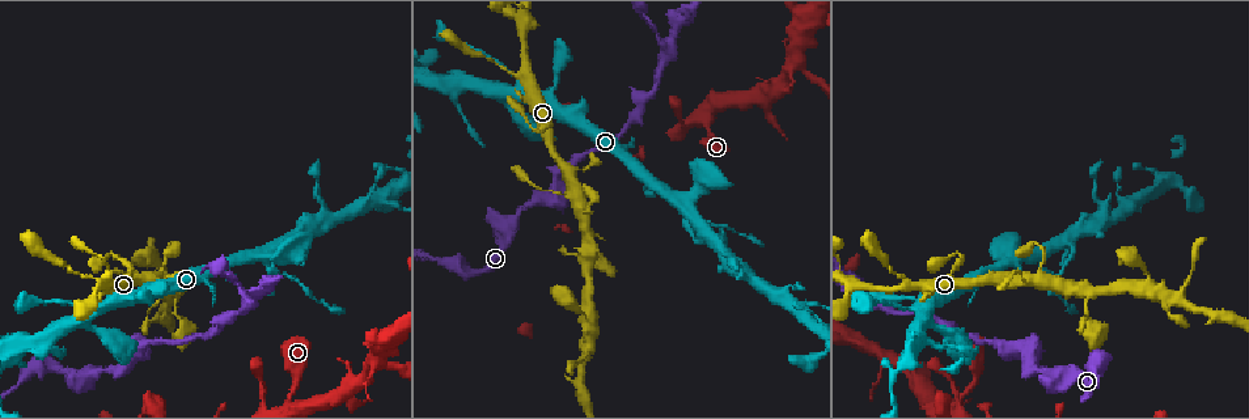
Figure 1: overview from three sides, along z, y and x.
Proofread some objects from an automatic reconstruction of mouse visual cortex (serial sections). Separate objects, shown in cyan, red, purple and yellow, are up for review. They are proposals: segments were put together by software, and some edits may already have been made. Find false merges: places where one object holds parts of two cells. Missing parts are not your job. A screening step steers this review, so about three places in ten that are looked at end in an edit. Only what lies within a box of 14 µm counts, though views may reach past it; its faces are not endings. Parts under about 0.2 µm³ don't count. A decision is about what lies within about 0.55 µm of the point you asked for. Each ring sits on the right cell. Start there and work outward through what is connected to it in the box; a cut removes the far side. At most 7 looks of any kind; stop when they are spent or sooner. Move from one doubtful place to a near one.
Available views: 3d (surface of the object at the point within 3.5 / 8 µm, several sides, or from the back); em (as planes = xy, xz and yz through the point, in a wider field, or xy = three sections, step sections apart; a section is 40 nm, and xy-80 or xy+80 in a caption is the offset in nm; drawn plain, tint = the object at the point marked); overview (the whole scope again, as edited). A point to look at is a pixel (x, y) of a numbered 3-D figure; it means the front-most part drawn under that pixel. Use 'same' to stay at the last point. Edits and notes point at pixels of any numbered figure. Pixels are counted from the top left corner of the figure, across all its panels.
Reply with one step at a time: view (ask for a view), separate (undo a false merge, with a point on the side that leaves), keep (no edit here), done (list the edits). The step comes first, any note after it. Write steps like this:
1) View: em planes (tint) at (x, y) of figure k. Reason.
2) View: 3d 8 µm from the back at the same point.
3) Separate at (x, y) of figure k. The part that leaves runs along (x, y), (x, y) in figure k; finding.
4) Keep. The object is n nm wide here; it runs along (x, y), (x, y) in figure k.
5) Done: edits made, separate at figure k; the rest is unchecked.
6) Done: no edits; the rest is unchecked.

View: 3d 3.5 µm at (501, 228) of figure 1. Abrupt turn.

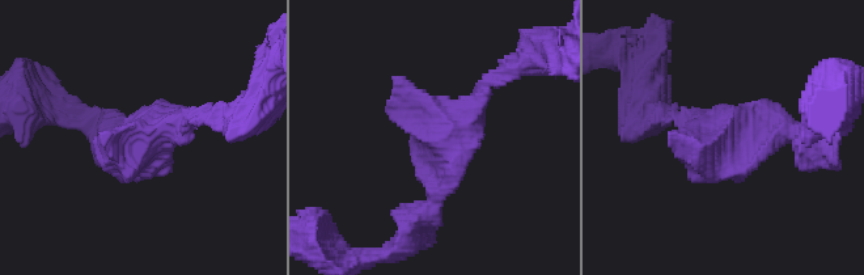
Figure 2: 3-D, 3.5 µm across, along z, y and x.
View: em planes (tint) at (145, 146) of figure 2. Shape alone is not enough.

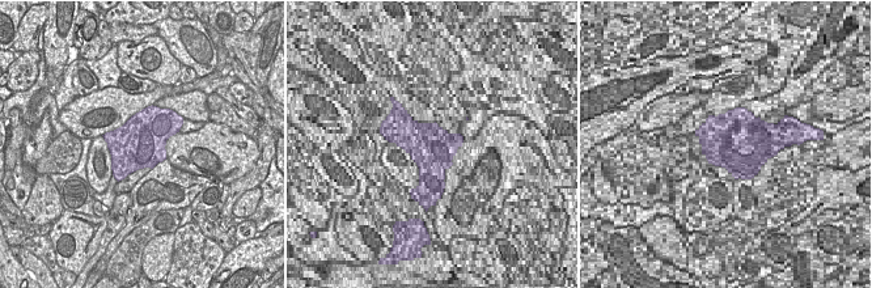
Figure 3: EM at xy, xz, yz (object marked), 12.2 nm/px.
View: em xy step 1 (tint) at the same point.

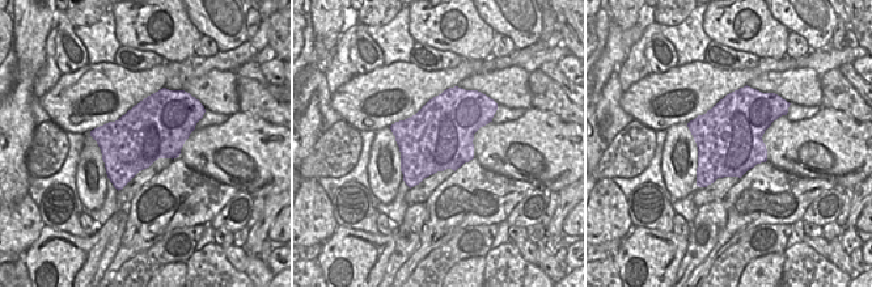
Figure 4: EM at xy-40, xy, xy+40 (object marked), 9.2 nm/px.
Keep. It runs along (427, 215), (439, 127), (491, 81) in figure 2; one cell here.

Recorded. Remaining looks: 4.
View: 3d 8 µm from the back at (529, 81) of figure 1.

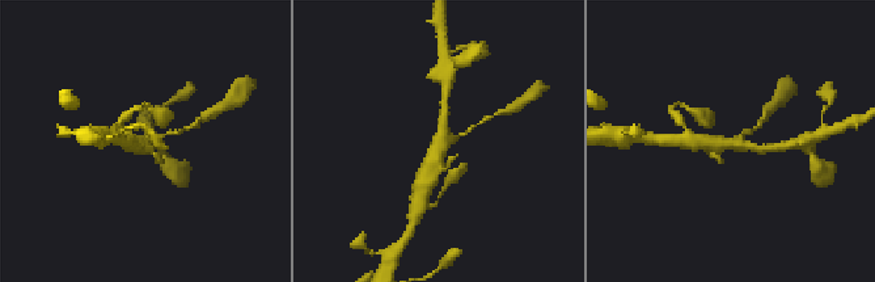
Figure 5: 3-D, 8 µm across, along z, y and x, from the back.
View: 3d 3.5 µm at (731, 145) of figure 5.

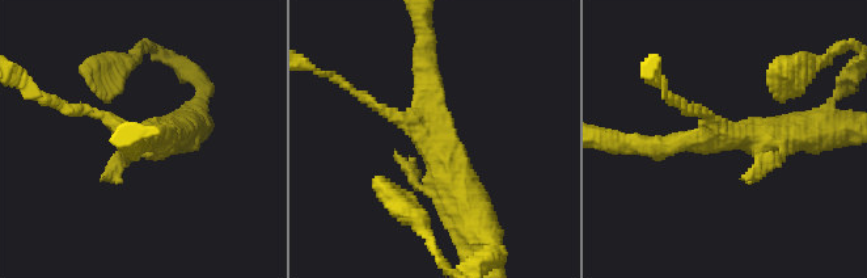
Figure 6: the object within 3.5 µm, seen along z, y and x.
View: em xy step 2 (tint) at (722, 139) of figure 6. 3 arms meet here; the arms are 150, 300, 450 nm wide.

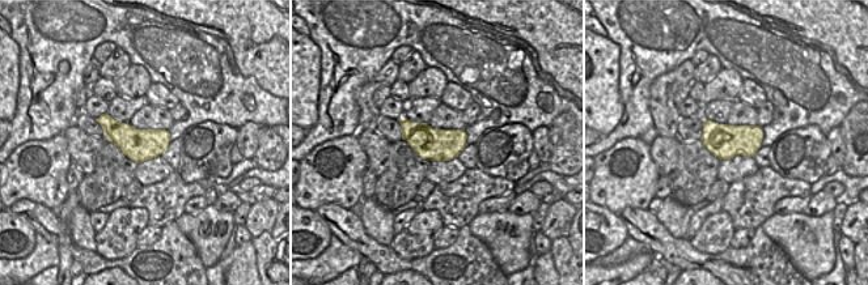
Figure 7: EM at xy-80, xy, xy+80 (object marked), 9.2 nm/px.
Keep. It runs along (473, 223), (430, 137), (426, 46) in figure 6; one cell here.

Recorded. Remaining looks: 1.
Done: no edits; the rest is unchecked.

